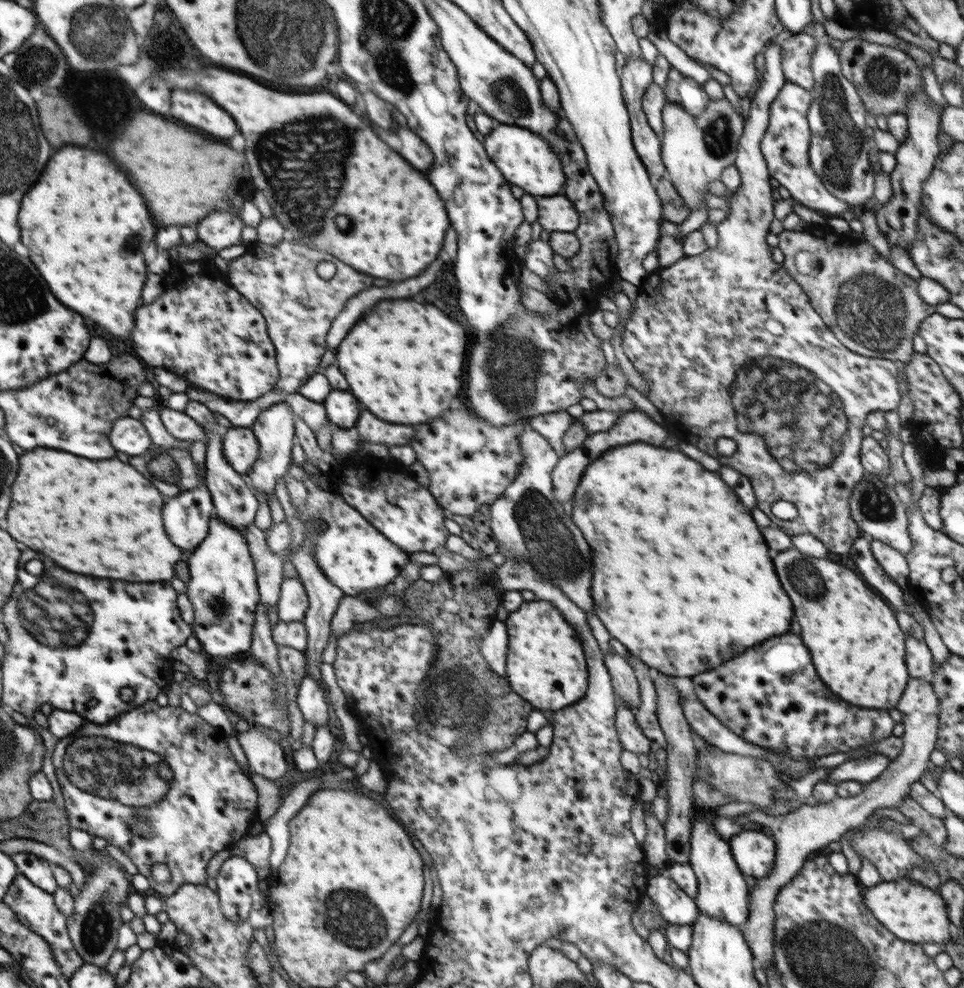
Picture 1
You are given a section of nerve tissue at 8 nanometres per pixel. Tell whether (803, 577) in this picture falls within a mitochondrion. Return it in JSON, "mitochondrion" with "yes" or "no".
{"mitochondrion":"yes"}

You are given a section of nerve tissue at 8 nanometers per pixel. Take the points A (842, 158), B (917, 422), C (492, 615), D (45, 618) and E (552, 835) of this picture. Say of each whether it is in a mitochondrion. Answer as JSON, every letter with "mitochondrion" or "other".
{"A":"mitochondrion","B":"other","C":"other","D":"mitochondrion","E":"other"}

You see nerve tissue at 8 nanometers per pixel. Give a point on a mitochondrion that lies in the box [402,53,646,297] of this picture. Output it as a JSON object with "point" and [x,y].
{"point":[505,89]}

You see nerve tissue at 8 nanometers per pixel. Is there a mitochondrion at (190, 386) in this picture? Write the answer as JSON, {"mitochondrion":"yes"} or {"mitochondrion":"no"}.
{"mitochondrion":"no"}

